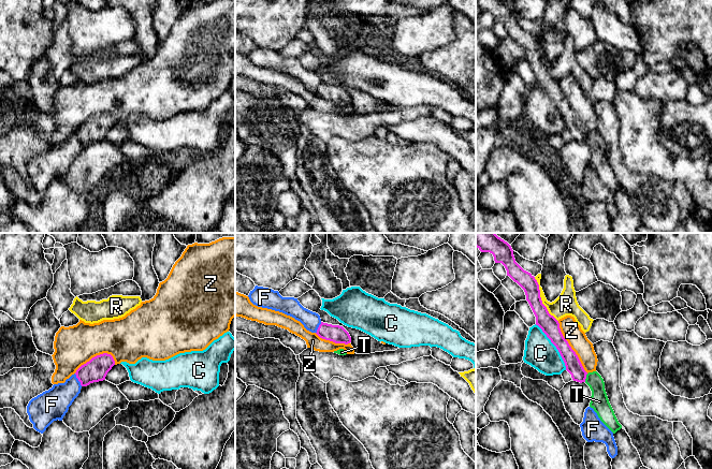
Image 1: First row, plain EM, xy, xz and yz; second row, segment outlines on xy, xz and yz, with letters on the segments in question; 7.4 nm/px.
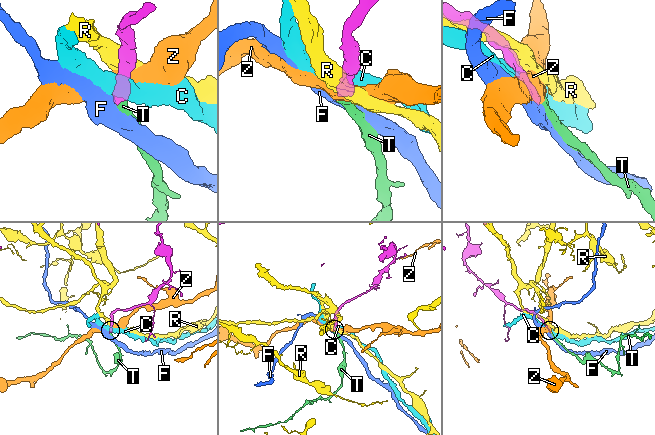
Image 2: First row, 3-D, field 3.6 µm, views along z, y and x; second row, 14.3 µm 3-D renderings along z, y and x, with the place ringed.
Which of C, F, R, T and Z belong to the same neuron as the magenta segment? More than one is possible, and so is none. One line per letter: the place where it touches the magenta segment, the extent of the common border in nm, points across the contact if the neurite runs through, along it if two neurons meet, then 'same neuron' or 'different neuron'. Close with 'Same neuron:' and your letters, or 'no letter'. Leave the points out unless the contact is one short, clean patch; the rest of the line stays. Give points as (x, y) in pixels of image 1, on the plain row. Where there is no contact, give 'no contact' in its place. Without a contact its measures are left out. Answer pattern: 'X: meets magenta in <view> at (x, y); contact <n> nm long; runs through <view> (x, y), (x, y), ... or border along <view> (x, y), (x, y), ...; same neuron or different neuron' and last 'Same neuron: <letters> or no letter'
C: meets magenta in yz at (555, 105); contact 420 nm long; border along yz (535, 84), (555, 106), (566, 129); different neuron
F: meets magenta in xy at (78, 140); contact 110 nm long; border along xy (74, 133), (82, 145); different neuron
R: meets magenta in yz at (540, 59); contact 380 nm long; border along yz (534, 37), (538, 44), (541, 62), (557, 81); different neuron
T: meets magenta in yz at (585, 137); contact 70 nm long; runs through yz (574, 126), (585, 137), (597, 148), (599, 161); same neuron
Z: meets magenta in yz at (570, 106); contact 460 nm long; different neuron
Same neuron: T

